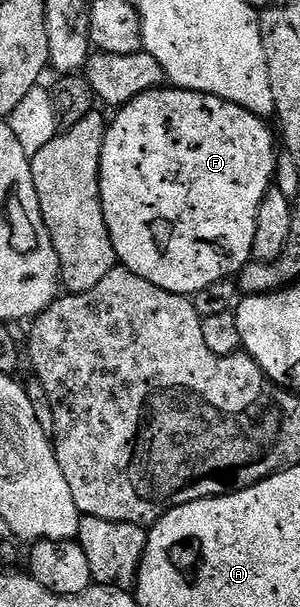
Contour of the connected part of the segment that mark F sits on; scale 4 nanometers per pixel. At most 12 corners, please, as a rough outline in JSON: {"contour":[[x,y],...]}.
{"contour":[[147,90],[102,144],[119,265],[194,295],[253,261],[278,142]]}

